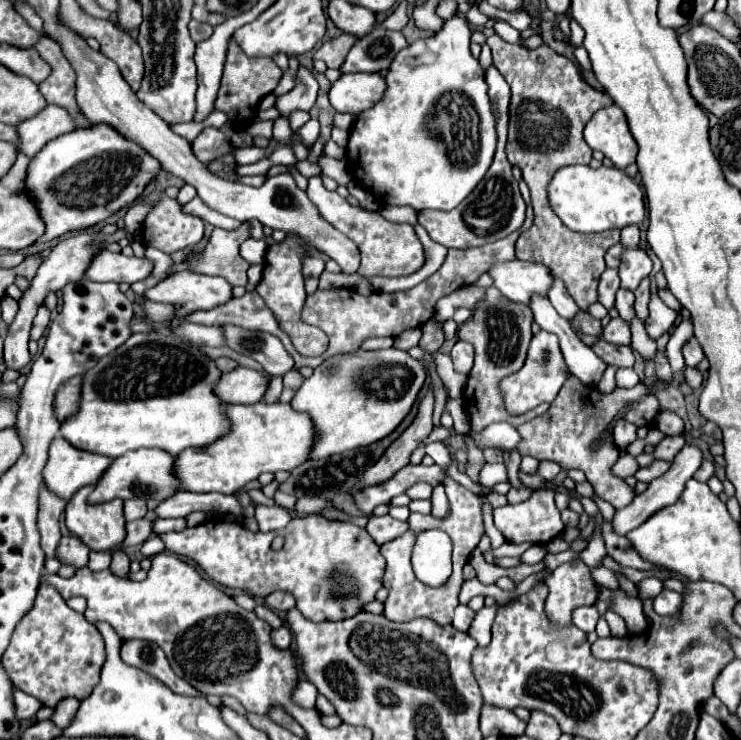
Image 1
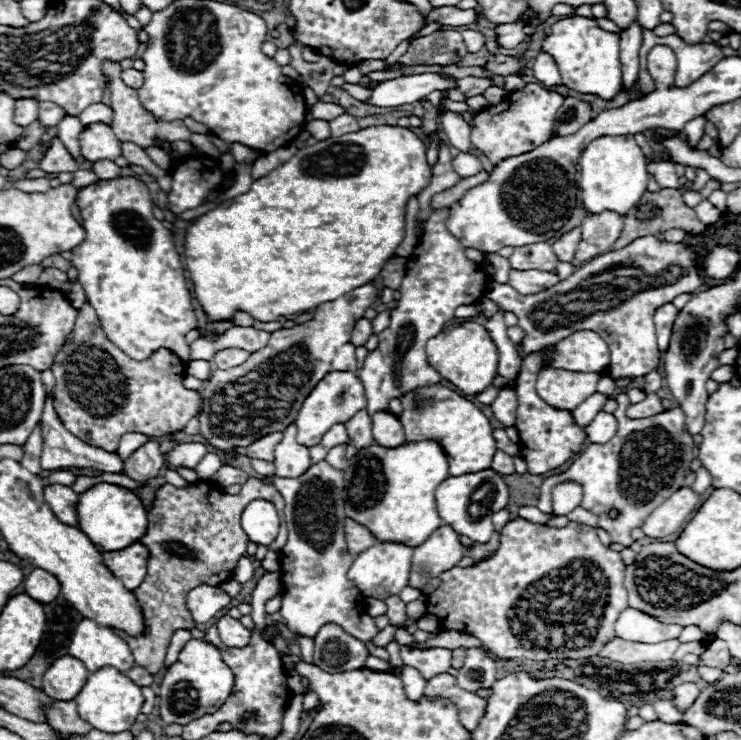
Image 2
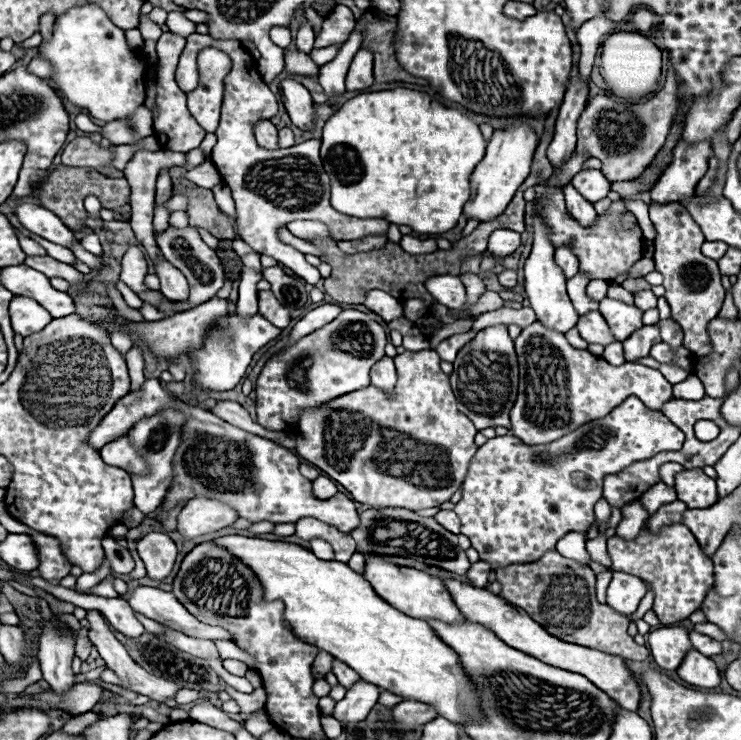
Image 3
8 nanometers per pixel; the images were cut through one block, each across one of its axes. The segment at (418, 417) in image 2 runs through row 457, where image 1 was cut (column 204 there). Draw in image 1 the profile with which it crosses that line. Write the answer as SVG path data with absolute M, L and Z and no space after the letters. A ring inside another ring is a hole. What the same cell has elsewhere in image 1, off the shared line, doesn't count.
M228 404L224 408L230 430L206 448L186 448L176 456L174 478L178 492L220 492L236 494L244 484L262 472L294 470L308 460L312 446L312 422L290 404Z

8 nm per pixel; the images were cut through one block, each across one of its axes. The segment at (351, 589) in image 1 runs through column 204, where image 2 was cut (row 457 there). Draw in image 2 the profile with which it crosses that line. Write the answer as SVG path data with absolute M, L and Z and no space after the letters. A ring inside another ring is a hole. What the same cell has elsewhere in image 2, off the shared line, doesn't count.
M546 346L542 350L528 354L524 358L518 378L516 378L518 408L516 408L516 424L514 426L520 434L520 442L518 442L520 456L528 464L530 474L544 474L548 470L562 466L564 462L568 462L570 458L574 458L580 452L580 448L586 440L586 430L574 422L574 416L570 410L552 408L550 404L542 402L542 398L536 392L536 378L540 374L540 370L546 366L544 352L554 352L554 346Z

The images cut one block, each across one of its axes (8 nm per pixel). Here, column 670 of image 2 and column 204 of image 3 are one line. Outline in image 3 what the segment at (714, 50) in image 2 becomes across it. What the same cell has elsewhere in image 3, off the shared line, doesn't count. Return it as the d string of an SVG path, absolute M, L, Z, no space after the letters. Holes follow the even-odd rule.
M190 34L186 38L186 48L180 56L180 64L176 70L176 82L184 92L196 88L200 82L196 58L198 52L204 48L218 48L226 52L232 60L232 70L224 78L220 126L216 130L218 144L212 150L212 162L218 168L226 186L232 190L232 198L236 204L236 232L258 254L276 258L308 284L316 284L320 280L320 272L316 272L316 268L306 262L302 252L280 240L280 228L286 228L286 224L292 220L324 220L332 238L339 241L356 240L370 234L384 234L388 230L388 222L384 218L346 216L330 206L330 178L322 166L320 140L308 140L308 144L304 144L304 150L264 150L256 144L254 124L258 120L274 118L274 114L278 112L278 104L270 88L262 82L254 58L240 42L214 40L206 34Z

